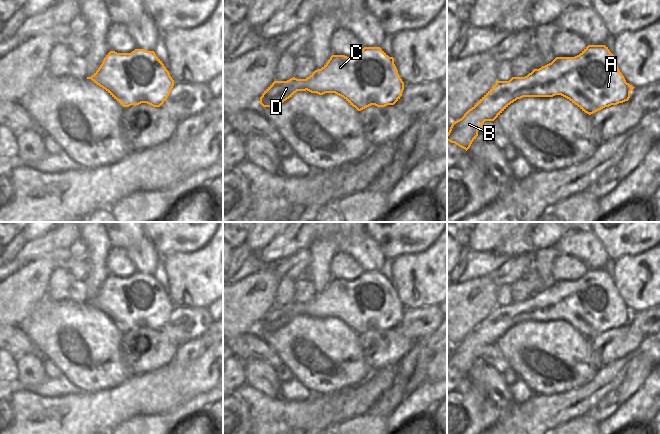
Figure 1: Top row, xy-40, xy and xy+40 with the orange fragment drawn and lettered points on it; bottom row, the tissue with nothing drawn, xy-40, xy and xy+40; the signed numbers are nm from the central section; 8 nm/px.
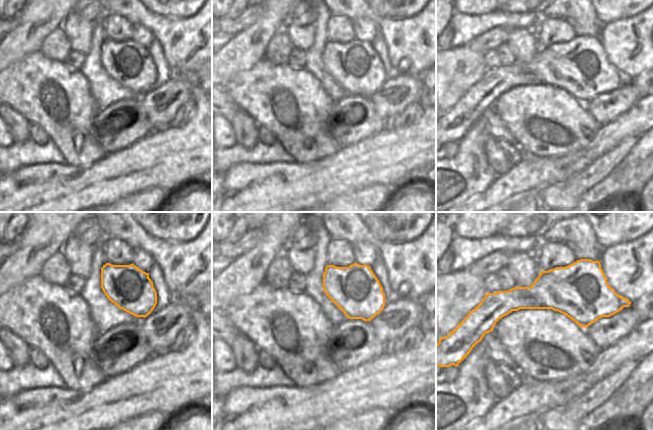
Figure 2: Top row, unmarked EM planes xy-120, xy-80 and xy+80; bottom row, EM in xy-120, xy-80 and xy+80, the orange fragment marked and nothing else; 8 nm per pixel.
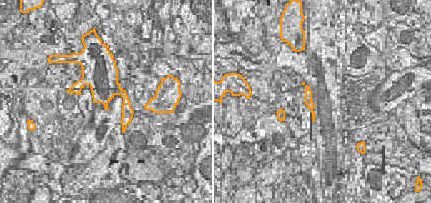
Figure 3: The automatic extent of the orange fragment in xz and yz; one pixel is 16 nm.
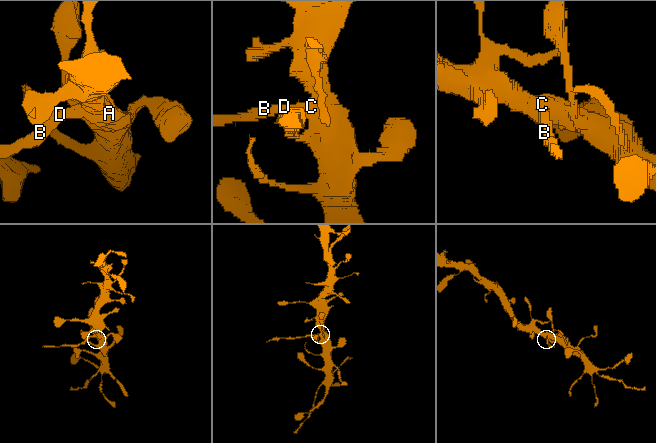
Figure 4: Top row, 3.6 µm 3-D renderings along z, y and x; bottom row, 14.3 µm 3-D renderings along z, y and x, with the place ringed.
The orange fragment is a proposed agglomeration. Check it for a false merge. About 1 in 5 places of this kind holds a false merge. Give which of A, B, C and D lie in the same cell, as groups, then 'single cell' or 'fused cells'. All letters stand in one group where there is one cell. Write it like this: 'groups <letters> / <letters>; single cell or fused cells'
groups A C / B D; fused cells

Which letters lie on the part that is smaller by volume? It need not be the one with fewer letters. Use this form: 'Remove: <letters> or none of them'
Remove: B, D

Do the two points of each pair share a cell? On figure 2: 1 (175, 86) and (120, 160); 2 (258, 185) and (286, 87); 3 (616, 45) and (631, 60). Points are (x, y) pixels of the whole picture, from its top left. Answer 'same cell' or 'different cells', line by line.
1: different cells
2: different cells
3: same cell

